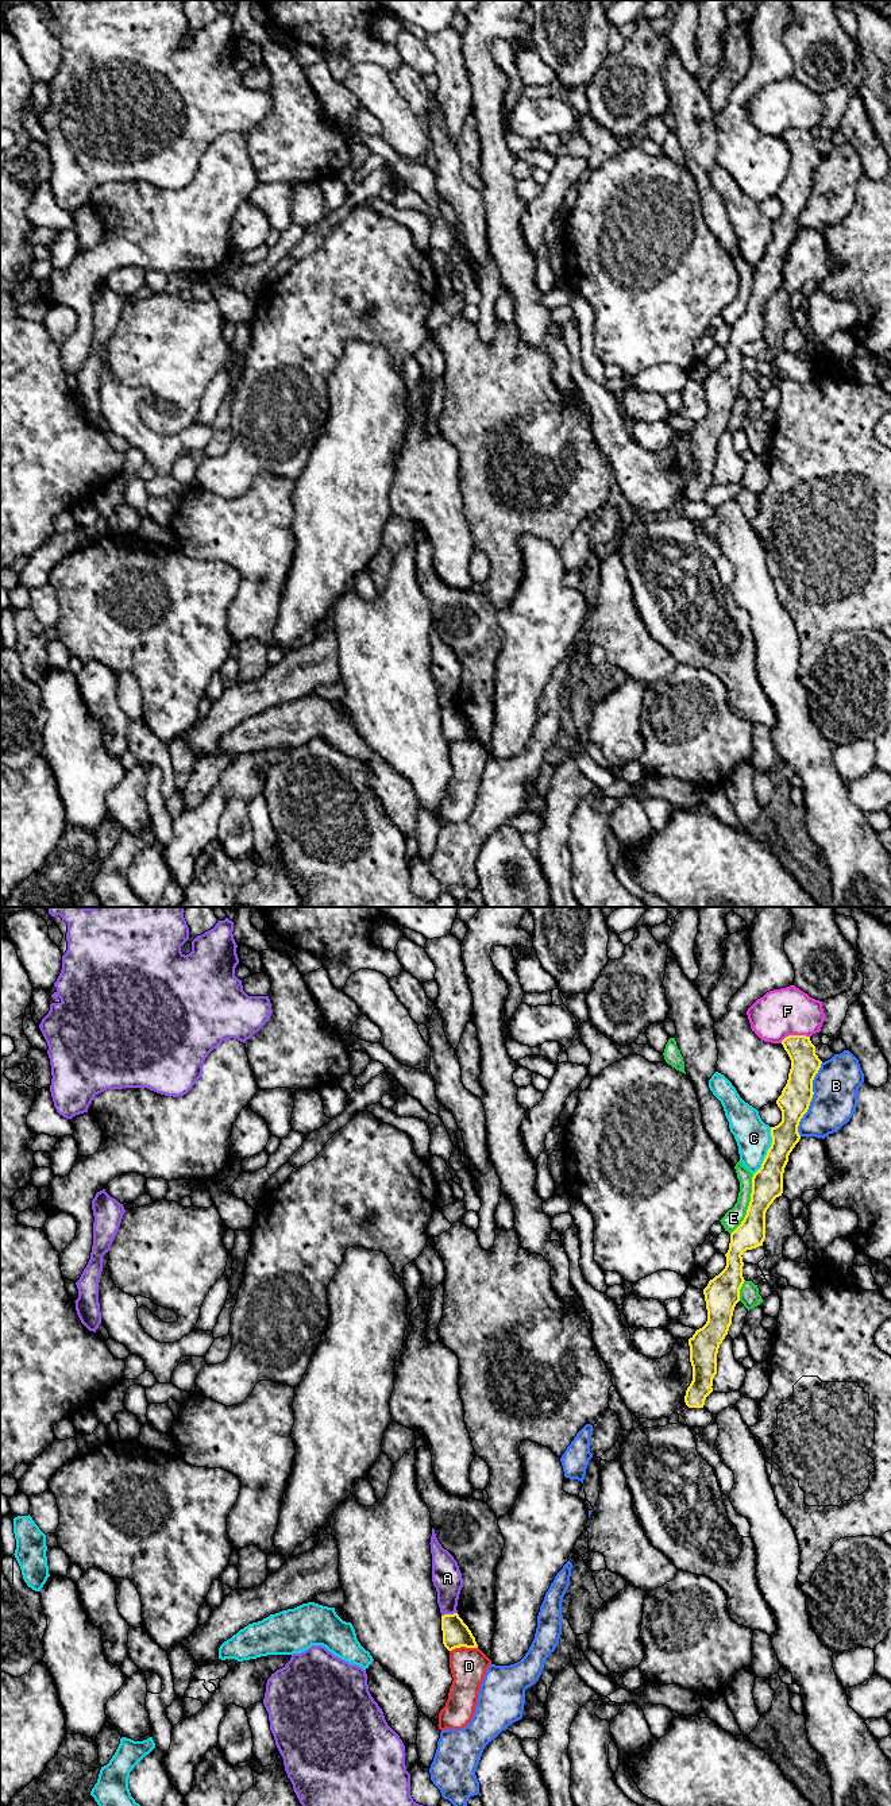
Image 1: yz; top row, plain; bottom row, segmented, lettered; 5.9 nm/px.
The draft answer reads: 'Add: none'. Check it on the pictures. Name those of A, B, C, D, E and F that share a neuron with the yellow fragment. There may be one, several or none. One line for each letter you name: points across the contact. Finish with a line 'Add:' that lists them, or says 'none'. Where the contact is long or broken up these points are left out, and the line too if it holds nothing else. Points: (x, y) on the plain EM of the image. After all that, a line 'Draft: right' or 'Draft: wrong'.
Add: none
Draft: right

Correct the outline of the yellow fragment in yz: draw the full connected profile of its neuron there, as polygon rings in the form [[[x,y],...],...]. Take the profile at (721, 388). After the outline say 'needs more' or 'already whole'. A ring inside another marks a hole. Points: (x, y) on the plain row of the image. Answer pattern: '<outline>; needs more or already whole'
[[[788,128],[782,134],[782,138],[791,153],[787,177],[776,193],[776,197],[782,204],[782,215],[778,219],[771,220],[772,236],[761,261],[752,270],[752,286],[747,308],[741,317],[730,327],[729,343],[725,347],[726,359],[718,368],[710,373],[707,379],[703,382],[707,414],[688,432],[690,455],[693,459],[693,474],[684,489],[684,495],[688,501],[703,501],[706,490],[713,485],[711,479],[713,471],[717,467],[718,441],[728,428],[734,400],[740,394],[740,382],[745,374],[742,370],[744,355],[741,348],[747,343],[763,339],[765,332],[765,305],[774,293],[783,286],[784,261],[788,255],[790,246],[801,232],[798,219],[809,202],[814,188],[813,173],[822,157],[815,147],[815,139],[811,136],[810,130]]]; already whole

